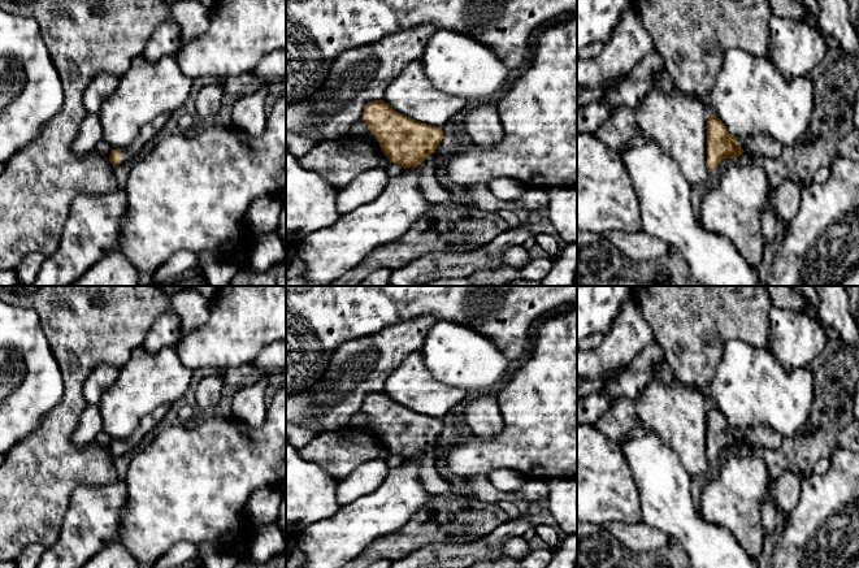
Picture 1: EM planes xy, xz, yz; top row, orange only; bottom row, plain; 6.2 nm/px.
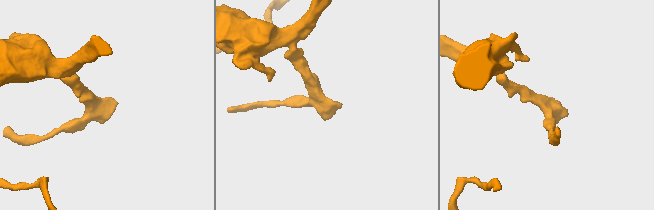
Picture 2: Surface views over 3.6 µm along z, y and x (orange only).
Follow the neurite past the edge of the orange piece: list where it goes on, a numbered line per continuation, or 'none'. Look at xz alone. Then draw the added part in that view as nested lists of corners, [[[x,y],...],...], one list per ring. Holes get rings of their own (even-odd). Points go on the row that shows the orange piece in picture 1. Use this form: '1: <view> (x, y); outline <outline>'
1: xz (429, 185); outline [[[430,153],[421,165],[420,170],[420,191],[433,205],[451,204],[452,192],[444,188],[437,178],[437,169],[439,166],[439,159],[435,153]]]

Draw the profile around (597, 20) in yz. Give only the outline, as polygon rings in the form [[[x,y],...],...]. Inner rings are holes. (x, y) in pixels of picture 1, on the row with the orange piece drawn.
[[[577,0],[577,52],[593,43],[606,44],[632,0]]]

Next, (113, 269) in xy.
[[[110,251],[70,286],[142,286],[142,283],[131,261],[121,251]]]

